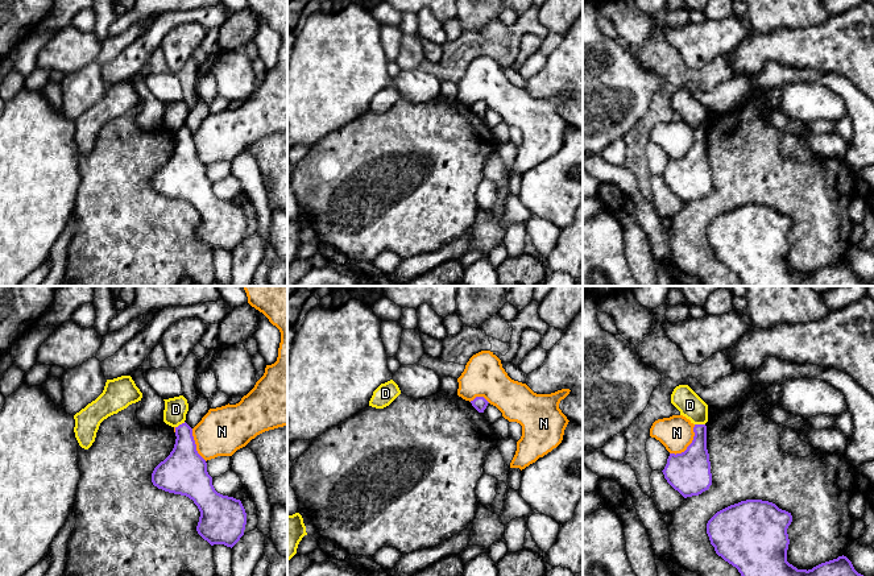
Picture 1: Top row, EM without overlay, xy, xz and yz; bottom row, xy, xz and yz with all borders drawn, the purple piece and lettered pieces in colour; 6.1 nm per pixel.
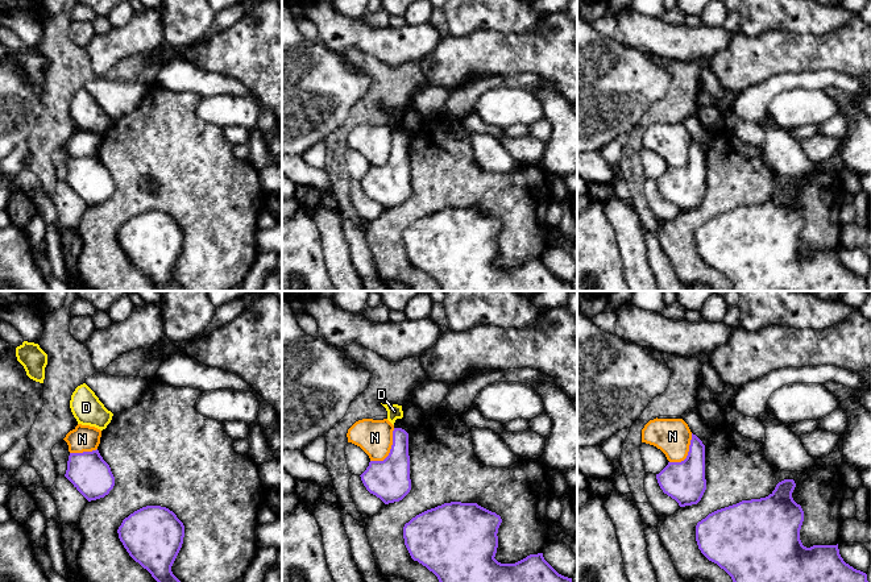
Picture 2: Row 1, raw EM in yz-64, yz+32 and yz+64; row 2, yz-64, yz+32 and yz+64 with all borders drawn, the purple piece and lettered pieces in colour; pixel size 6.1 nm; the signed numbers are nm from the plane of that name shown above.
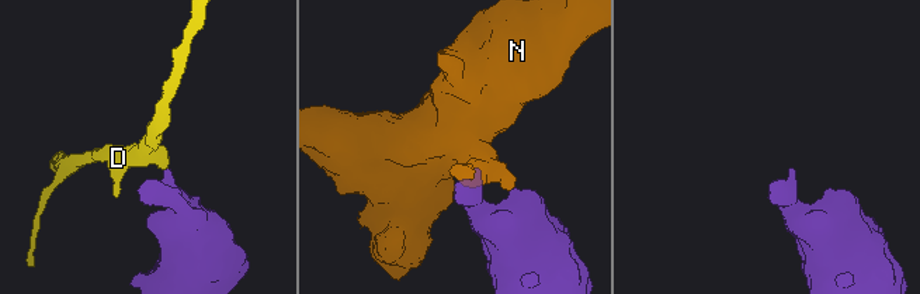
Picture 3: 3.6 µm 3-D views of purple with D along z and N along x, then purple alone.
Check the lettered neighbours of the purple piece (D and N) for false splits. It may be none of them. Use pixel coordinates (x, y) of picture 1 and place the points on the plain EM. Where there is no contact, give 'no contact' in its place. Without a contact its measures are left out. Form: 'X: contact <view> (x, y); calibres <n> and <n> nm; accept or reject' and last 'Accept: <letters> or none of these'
D: contact yz (700, 129); calibres 200 and 150 nm; reject
N: contact yz (690, 149); calibres 260 and 200 nm; reject
Accept: none of these

